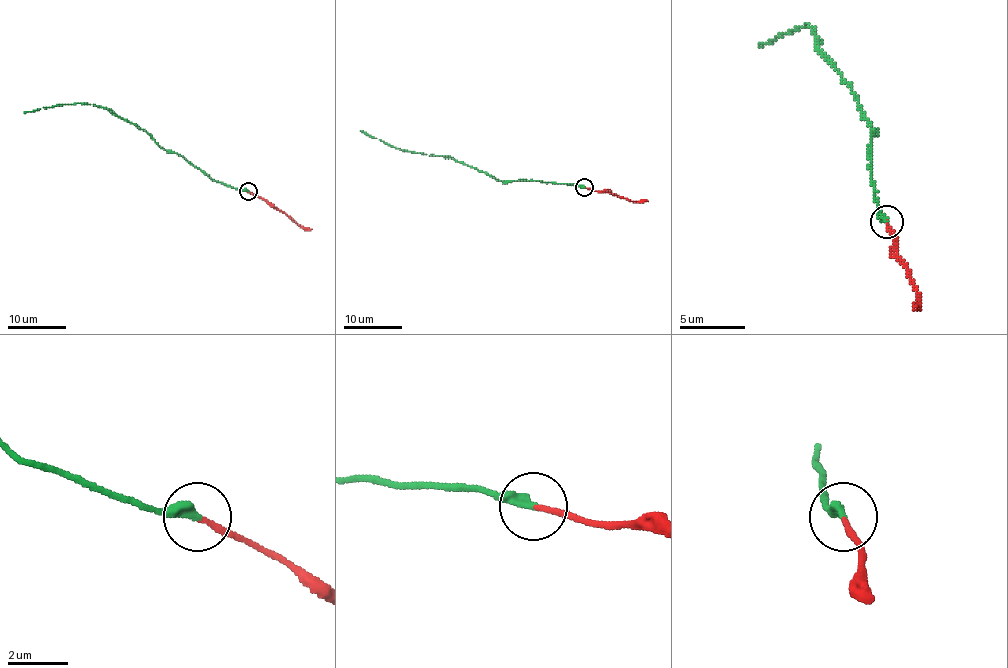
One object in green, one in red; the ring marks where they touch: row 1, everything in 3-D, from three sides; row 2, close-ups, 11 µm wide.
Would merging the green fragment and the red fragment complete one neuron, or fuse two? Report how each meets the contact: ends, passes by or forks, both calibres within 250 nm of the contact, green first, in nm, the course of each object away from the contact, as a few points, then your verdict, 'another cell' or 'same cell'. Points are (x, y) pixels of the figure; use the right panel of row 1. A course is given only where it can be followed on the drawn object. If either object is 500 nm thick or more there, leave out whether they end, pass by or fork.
green ends there; red ends there; 360 nm thick on the green side, 180 nm on the other; green runs (887, 221), (877, 214), (874, 198), (871, 122), (831, 63), (818, 50), (815, 27), (798, 27), (759, 46); red runs (887, 224), (894, 247), (917, 297), (917, 306); same cell

